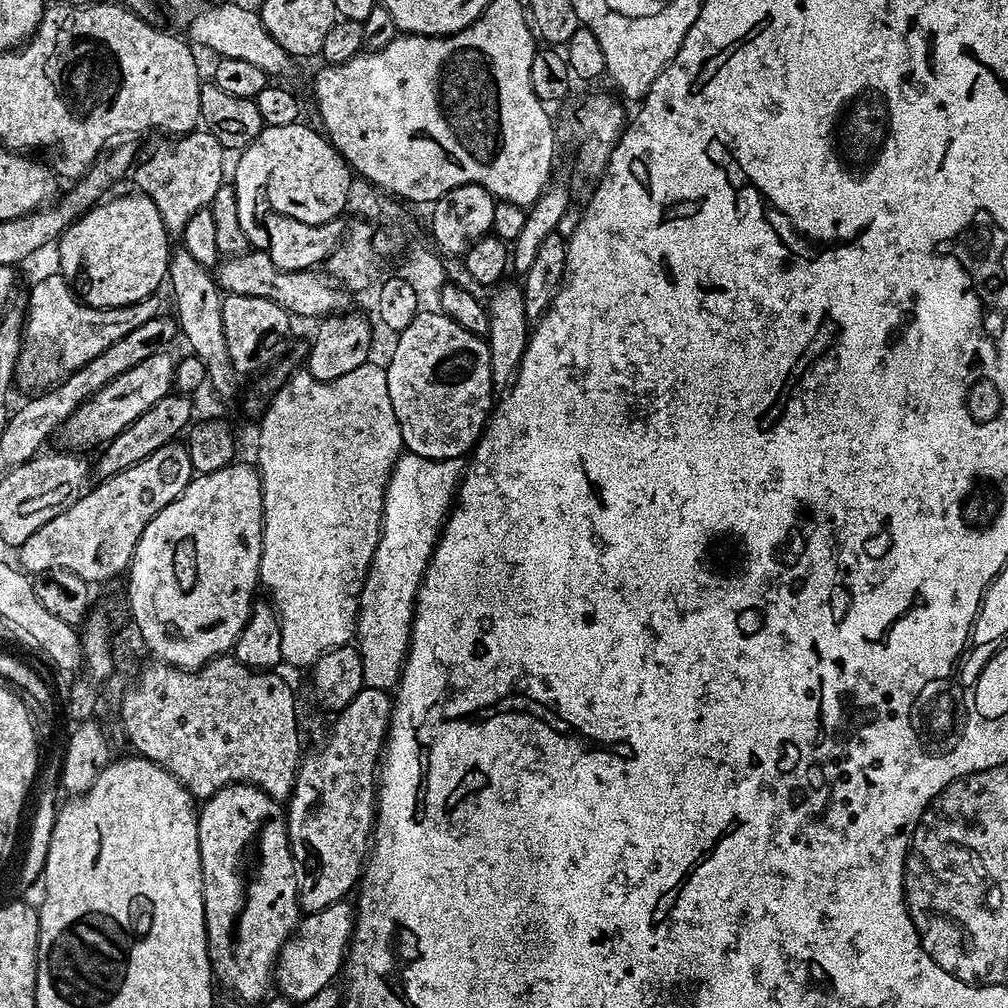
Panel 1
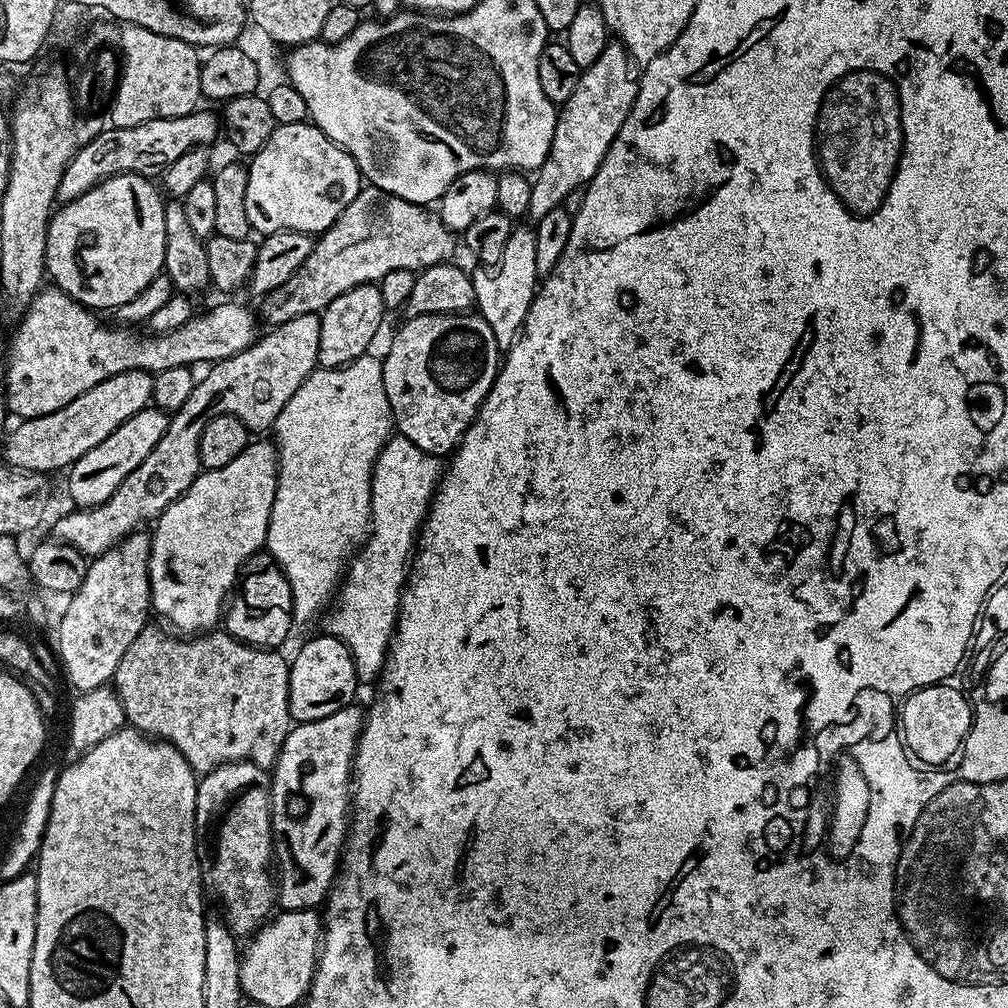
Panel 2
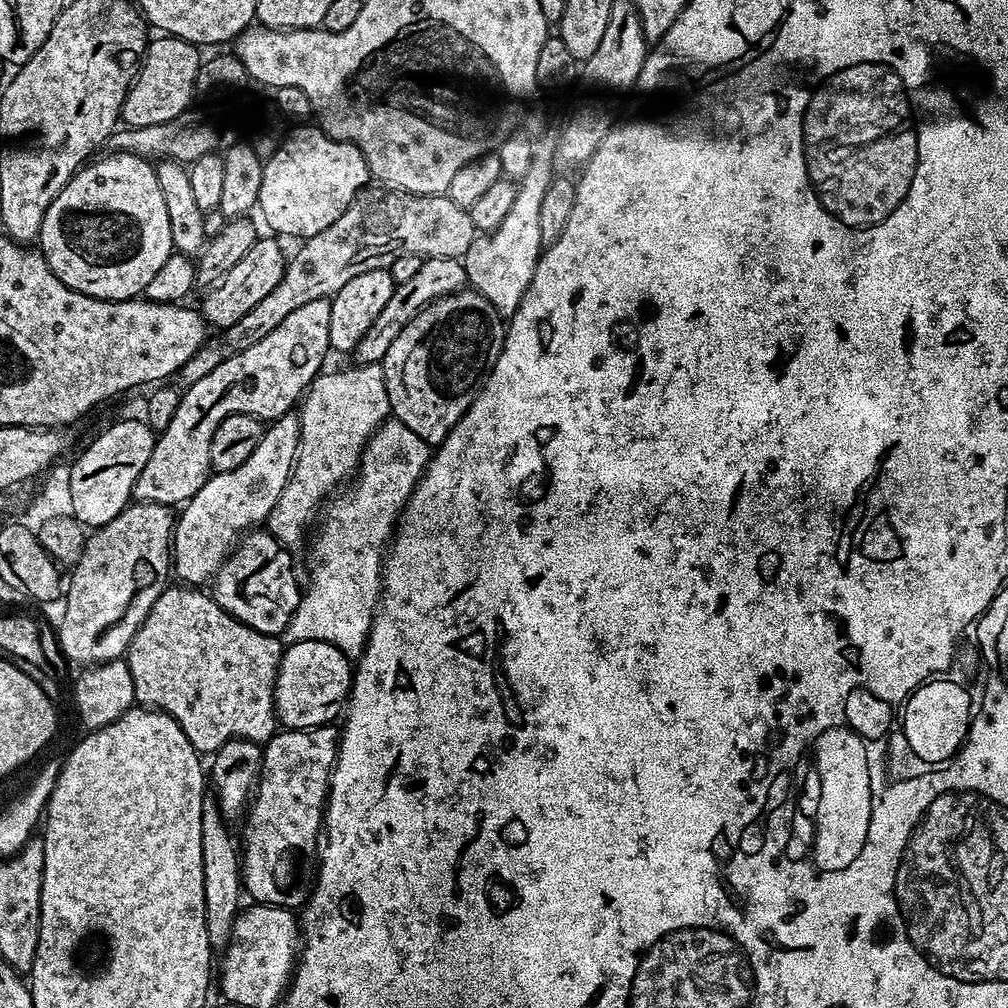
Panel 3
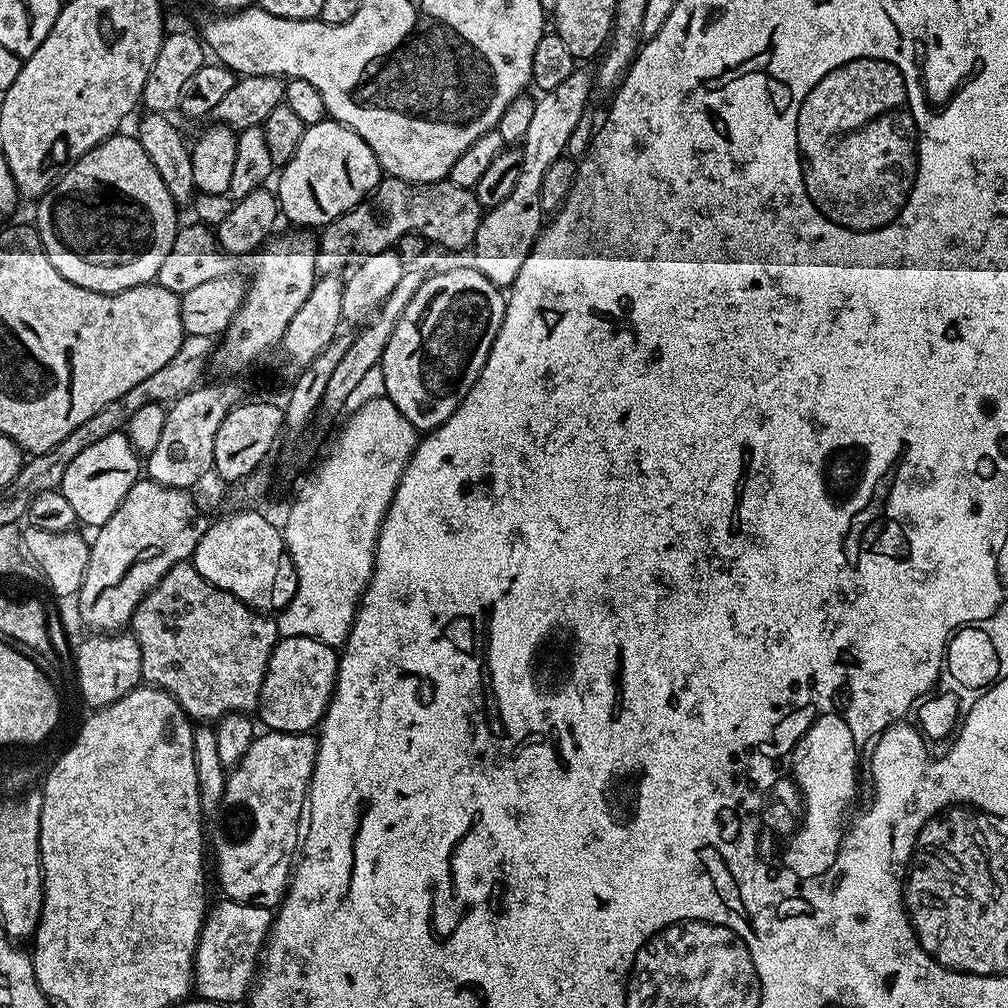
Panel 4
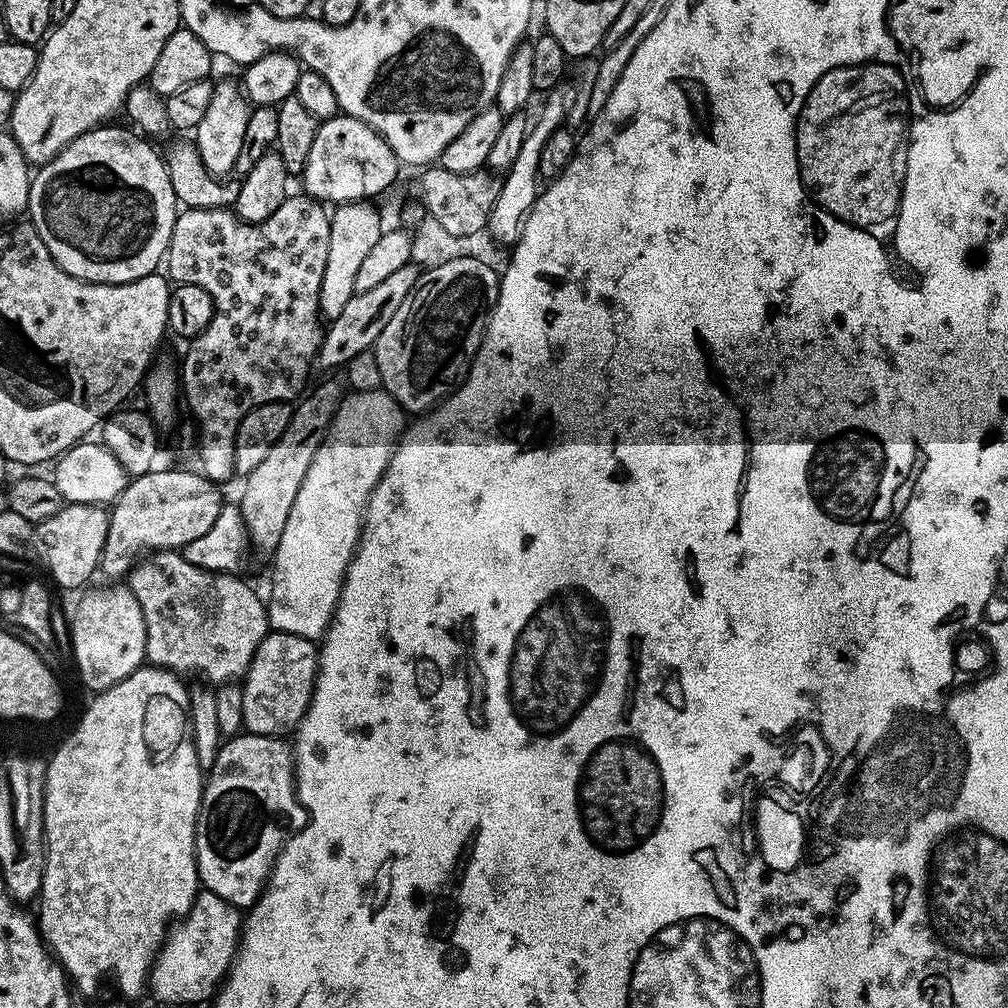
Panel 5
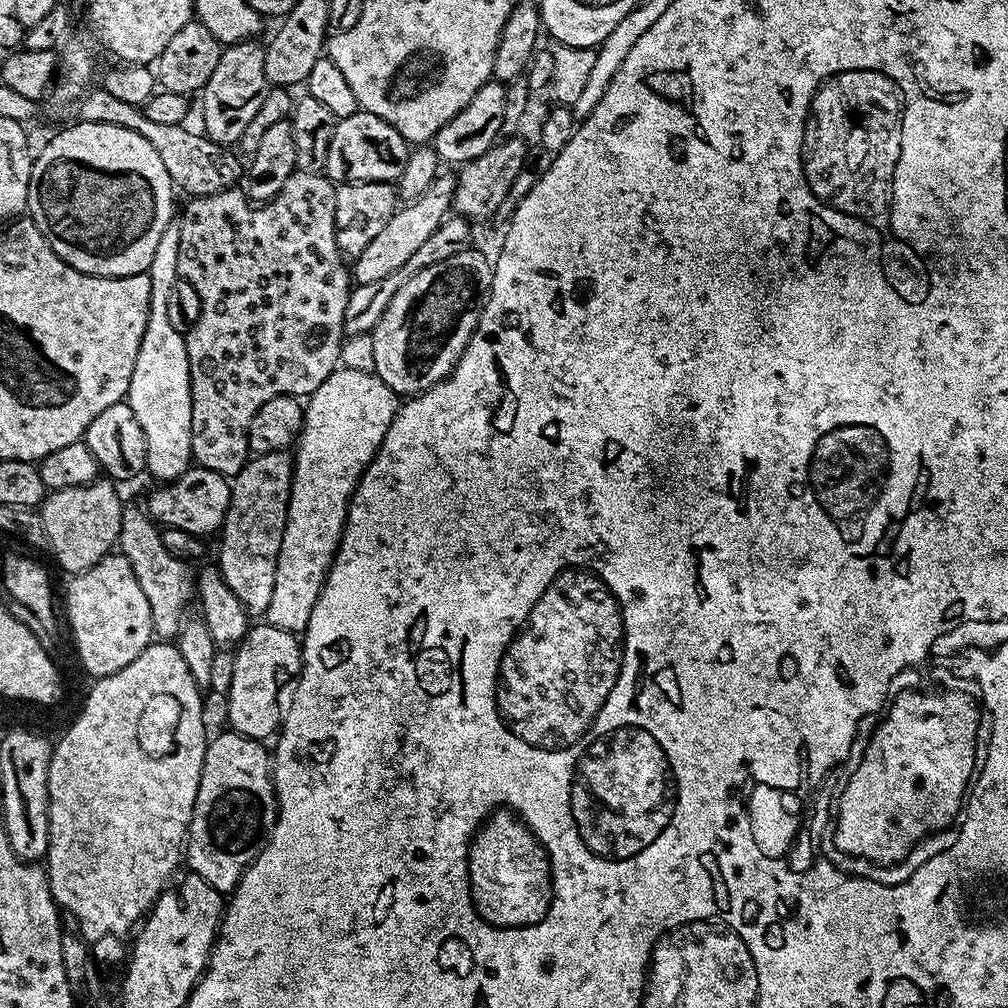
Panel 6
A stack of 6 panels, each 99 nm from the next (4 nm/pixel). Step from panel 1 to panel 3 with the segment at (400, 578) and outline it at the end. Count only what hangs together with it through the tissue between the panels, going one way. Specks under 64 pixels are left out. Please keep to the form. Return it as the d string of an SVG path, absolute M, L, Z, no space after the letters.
M395 418L385 420L368 439L364 453L360 455L358 471L351 481L352 488L345 487L337 491L323 505L322 515L315 529L316 537L314 532L311 537L312 549L308 552L308 568L312 573L308 576L308 584L306 580L306 587L298 602L298 610L294 610L282 633L288 644L330 642L330 646L338 646L338 650L342 650L342 654L346 654L349 660L355 662L360 659L380 603L382 565L386 559L386 549L393 539L394 529L401 512L404 511L404 505L408 503L417 482L420 481L420 476L428 467L432 453L433 449L425 440L418 438L418 434L410 430L410 426Z

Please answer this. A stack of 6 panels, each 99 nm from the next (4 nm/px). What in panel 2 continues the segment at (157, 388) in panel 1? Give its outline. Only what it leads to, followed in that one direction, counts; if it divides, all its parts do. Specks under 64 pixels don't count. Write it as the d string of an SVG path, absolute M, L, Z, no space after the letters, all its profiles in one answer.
M126 370L122 374L114 374L114 378L106 378L106 382L98 382L86 394L78 394L74 402L62 406L62 410L54 410L45 416L30 416L19 421L20 424L8 436L8 441L4 444L4 456L8 467L18 468L25 472L43 472L53 474L61 468L67 470L71 468L74 461L82 458L86 450L94 450L98 442L110 438L122 422L126 422L134 414L138 414L143 408L149 407L152 399L152 378L153 373L143 372L142 370Z

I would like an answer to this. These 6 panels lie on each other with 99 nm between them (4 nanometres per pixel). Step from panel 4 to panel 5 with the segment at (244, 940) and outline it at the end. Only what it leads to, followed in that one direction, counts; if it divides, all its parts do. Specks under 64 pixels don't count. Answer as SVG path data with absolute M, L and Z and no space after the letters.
M199 891L192 909L185 916L181 916L168 930L163 946L160 947L156 961L152 963L152 972L148 975L150 996L161 1000L164 1004L204 1004L215 997L220 985L227 976L232 959L236 956L236 948L240 945L240 930L242 927L242 912L226 898L218 898L213 892Z

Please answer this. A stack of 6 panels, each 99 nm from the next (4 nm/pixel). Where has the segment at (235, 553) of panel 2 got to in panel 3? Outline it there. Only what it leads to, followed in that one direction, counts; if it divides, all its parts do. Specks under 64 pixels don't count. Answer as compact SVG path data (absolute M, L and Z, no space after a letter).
M287 412L265 427L262 442L242 466L209 475L202 490L179 509L174 524L172 566L177 581L188 586L207 585L242 537L267 521L296 464L299 445L299 415Z

